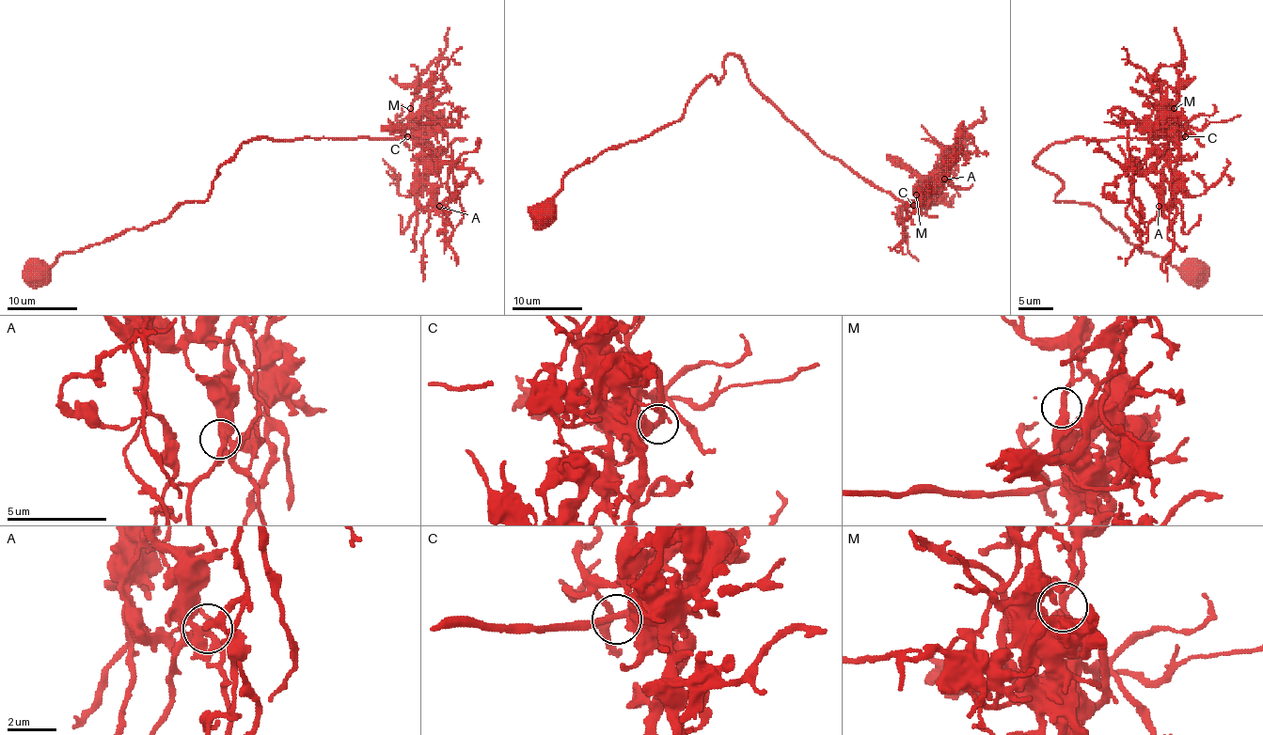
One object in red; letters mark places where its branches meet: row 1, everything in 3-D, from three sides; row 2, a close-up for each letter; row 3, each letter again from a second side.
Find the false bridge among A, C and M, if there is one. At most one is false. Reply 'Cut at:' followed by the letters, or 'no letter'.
Cut at: M

